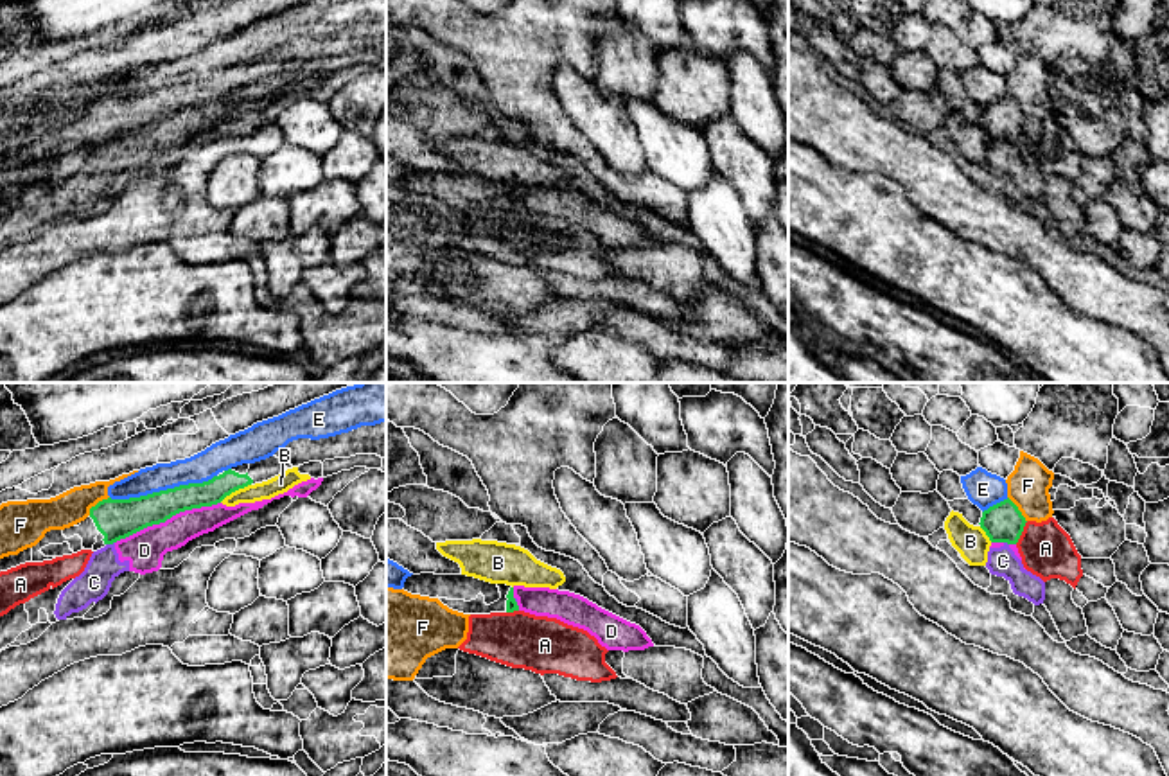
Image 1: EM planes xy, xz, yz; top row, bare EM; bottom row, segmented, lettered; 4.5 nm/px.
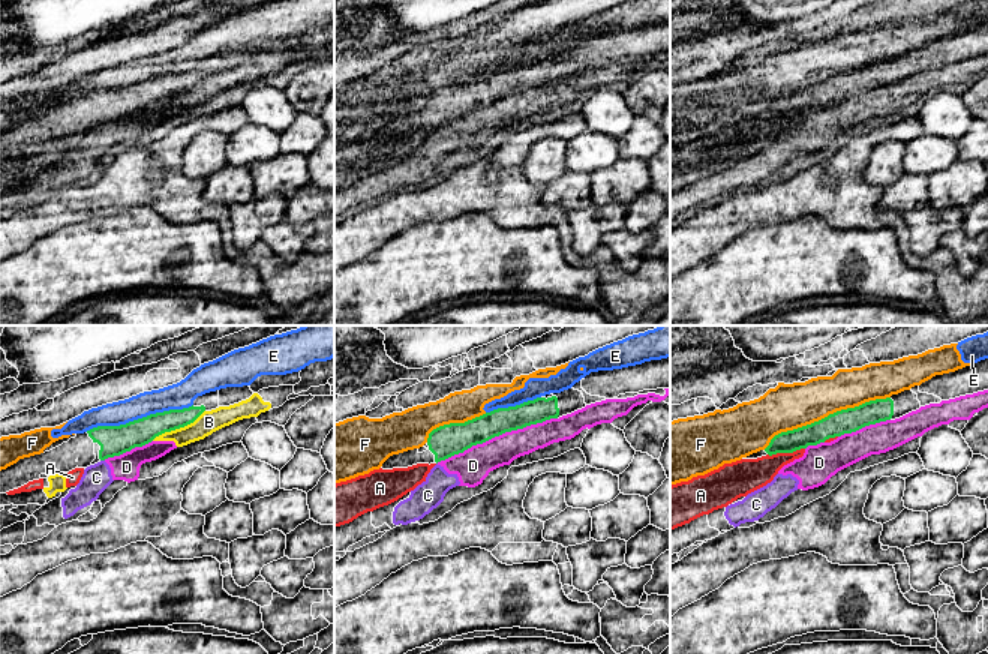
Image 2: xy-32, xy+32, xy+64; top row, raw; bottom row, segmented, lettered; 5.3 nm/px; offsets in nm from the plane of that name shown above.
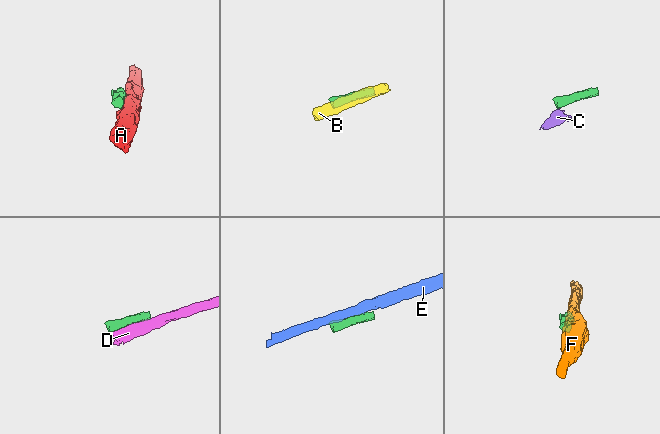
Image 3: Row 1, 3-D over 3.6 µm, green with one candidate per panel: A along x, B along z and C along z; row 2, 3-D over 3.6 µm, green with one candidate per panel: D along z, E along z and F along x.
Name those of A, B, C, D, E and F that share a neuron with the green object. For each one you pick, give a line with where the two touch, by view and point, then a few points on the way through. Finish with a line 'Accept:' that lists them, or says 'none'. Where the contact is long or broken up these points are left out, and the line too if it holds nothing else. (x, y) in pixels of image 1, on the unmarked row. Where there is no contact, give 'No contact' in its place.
Accept: none

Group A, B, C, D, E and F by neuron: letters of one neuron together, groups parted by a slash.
A / B / C D / E / F

